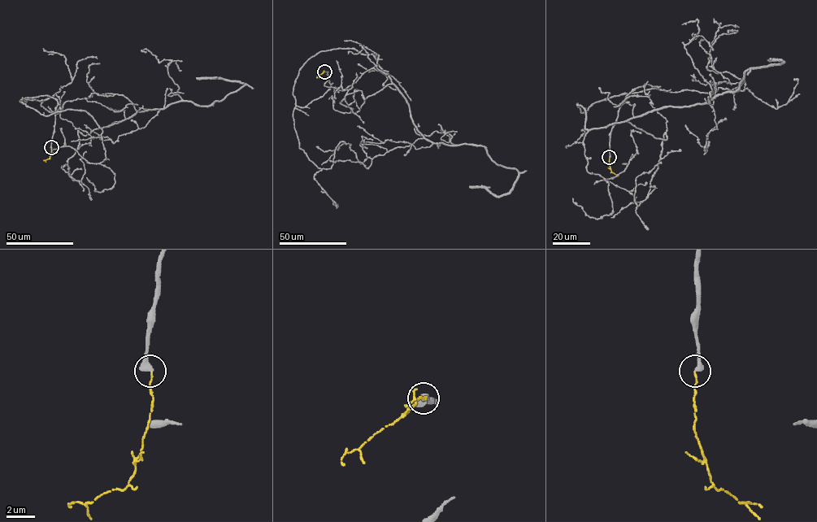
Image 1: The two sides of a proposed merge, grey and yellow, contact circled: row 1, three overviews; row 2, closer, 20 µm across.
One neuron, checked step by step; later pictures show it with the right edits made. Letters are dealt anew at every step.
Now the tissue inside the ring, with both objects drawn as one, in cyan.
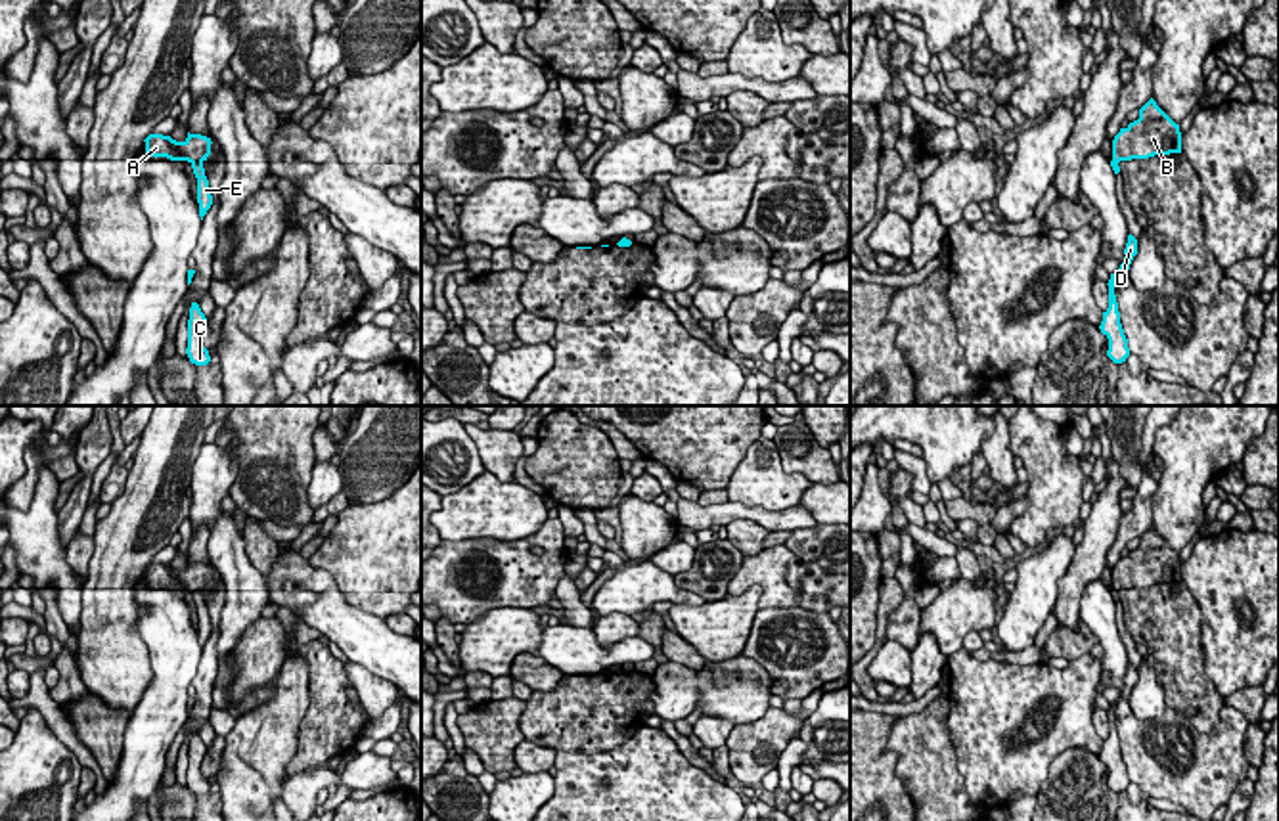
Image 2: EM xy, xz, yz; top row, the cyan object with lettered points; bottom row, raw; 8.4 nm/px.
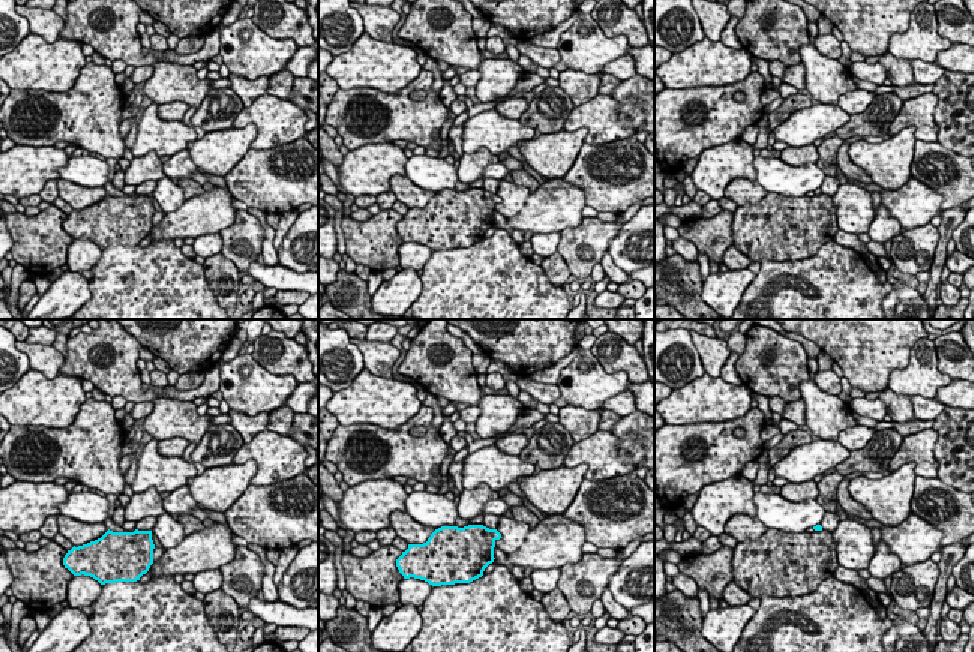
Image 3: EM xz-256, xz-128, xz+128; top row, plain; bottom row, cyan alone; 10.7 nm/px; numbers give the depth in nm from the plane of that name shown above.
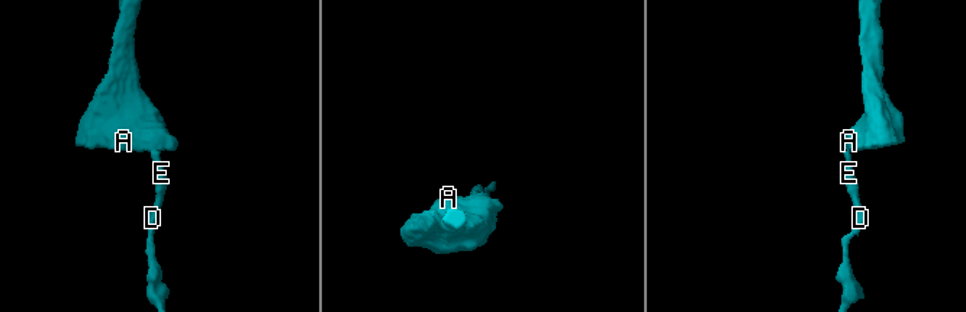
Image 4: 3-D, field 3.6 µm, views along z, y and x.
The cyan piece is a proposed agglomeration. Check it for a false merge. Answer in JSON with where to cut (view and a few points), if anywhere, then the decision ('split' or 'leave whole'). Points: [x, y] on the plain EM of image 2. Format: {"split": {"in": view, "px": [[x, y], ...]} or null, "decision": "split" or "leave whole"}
{"split": {"in": "xy", "px": [[201, 590], [192, 592]]}, "decision": "split"}

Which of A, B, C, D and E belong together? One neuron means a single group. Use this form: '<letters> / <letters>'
A B / C D E

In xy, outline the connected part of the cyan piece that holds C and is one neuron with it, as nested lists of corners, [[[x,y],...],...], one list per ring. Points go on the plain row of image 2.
[[[191,731],[188,748],[188,777],[186,783],[191,792],[207,794],[211,790],[209,779],[201,773],[201,762],[205,758],[207,746],[197,731]]]

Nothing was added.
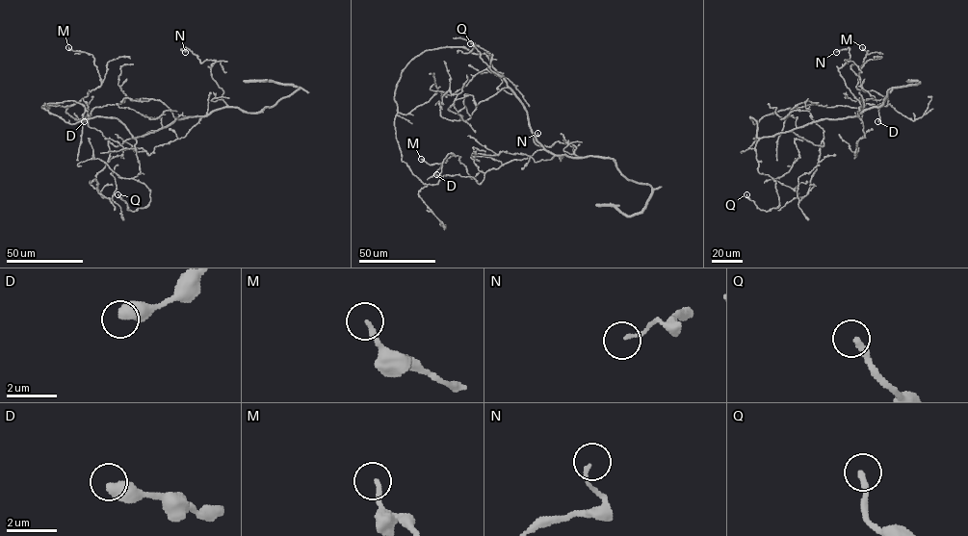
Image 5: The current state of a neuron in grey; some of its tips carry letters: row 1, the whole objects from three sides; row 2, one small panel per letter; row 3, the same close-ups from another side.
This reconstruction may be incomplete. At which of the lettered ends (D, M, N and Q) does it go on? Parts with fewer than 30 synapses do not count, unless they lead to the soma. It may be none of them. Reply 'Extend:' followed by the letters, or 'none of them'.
Extend: Q

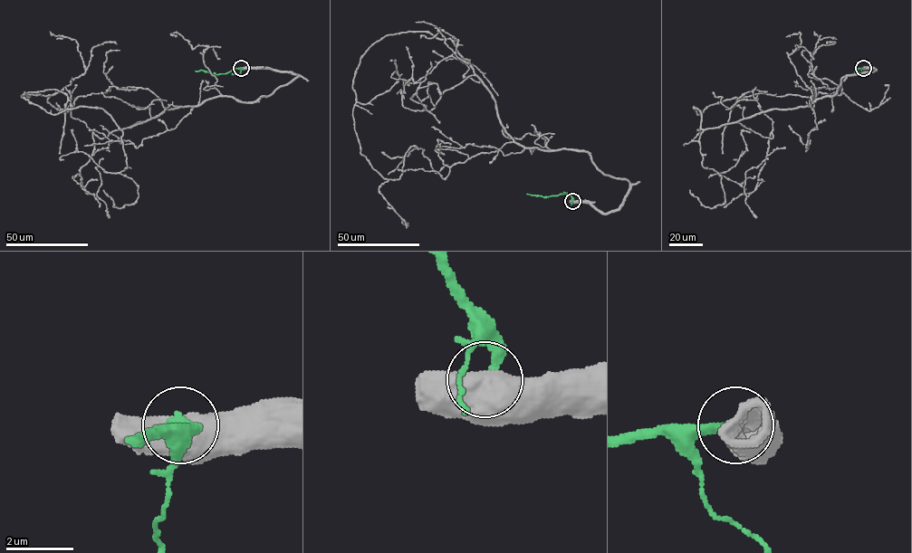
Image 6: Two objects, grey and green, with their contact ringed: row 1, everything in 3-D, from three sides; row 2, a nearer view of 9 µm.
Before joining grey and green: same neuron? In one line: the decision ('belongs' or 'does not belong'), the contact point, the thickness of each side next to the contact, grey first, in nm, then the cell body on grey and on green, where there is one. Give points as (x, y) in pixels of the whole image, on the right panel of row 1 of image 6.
does not belong; place (863, 68); calibres 800 and 300 nm; soma grey none; soma green none

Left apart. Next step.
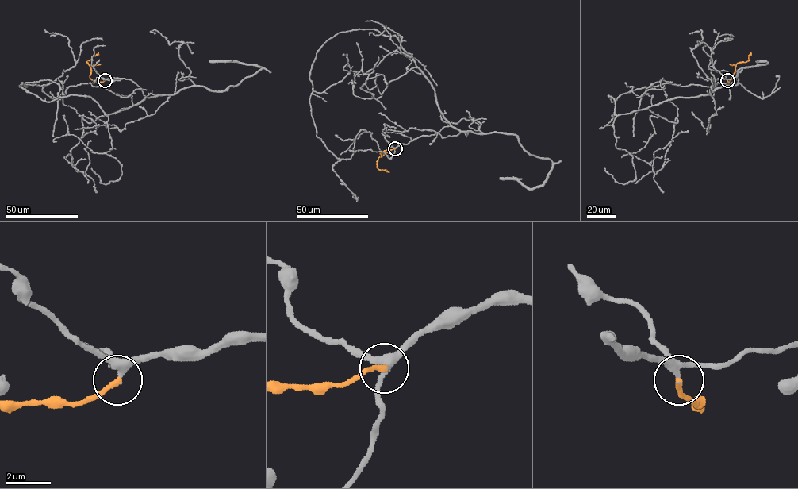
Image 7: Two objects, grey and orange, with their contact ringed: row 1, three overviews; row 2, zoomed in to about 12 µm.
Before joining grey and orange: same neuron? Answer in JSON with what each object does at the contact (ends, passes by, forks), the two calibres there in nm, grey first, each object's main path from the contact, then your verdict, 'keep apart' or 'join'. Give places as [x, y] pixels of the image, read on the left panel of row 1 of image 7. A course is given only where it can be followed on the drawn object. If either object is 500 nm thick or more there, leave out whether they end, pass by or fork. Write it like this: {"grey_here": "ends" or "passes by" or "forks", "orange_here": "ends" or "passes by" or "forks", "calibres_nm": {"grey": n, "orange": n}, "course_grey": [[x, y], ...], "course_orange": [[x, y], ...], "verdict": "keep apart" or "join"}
{"grey_here": "forks", "orange_here": "ends", "calibres_nm": {"grey": 280, "orange": 240}, "course_grey": [[105, 80], [160, 94], [105, 115], [90, 97], [46, 102], [19, 86], [75, 64], [67, 37], [44, 29]], "course_orange": [[105, 80], [93, 81], [90, 75], [90, 67], [86, 62], [98, 55]], "verdict": "join"}

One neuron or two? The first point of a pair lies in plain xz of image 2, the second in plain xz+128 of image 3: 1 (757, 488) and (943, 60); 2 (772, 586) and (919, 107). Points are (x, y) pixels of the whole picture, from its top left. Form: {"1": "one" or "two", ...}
{"1": "two", "2": "one"}

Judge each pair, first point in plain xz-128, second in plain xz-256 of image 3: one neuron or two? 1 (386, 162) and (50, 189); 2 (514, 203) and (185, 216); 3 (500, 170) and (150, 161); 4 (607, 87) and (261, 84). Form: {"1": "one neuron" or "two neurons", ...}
{"1": "two neurons", "2": "two neurons", "3": "two neurons", "4": "two neurons"}

